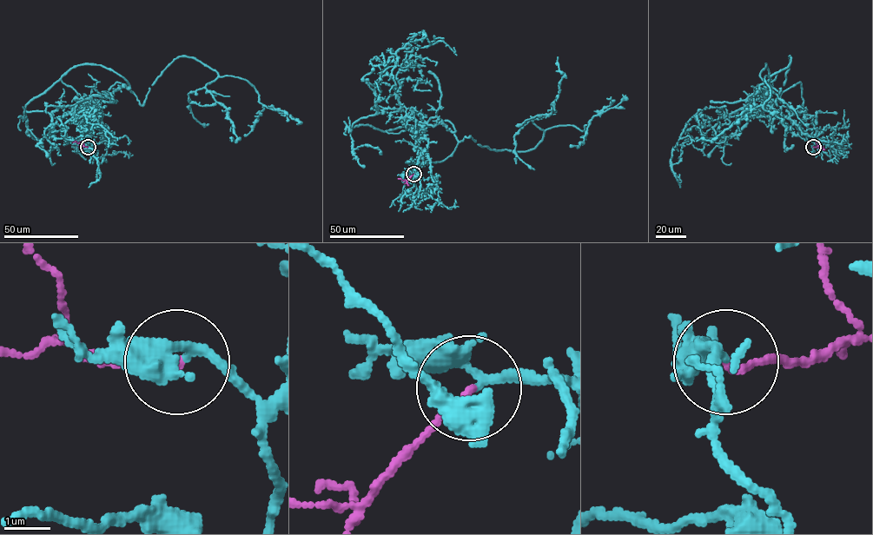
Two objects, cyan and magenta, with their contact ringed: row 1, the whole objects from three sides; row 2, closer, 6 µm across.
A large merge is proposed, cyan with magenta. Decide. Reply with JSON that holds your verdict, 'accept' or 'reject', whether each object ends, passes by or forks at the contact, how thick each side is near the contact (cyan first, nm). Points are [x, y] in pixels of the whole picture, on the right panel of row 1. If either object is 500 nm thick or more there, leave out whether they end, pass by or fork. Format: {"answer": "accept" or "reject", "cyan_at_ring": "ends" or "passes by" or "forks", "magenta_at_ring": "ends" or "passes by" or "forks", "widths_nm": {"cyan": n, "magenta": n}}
{"answer": "accept", "cyan_at_ring": "passes by", "magenta_at_ring": "ends", "widths_nm": {"cyan": 170, "magenta": 150}}

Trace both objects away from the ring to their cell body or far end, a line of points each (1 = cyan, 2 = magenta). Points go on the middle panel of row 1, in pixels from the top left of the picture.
1: (413, 174), (465, 137), (532, 149), (544, 131), (532, 120), (549, 115), (558, 95), (558, 57)
2: (413, 174), (408, 180), (398, 178)

